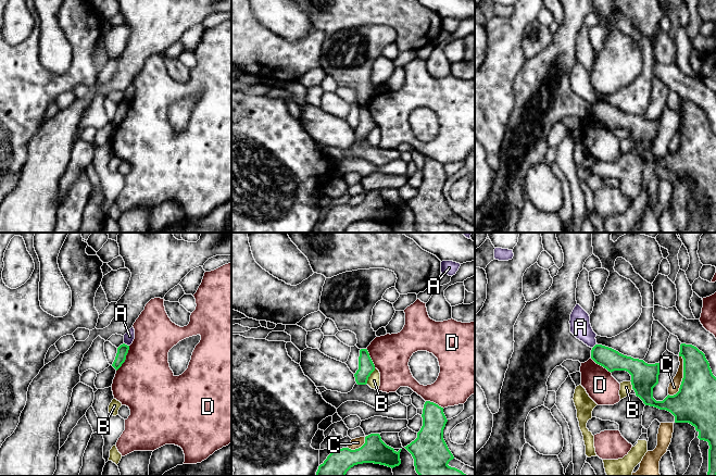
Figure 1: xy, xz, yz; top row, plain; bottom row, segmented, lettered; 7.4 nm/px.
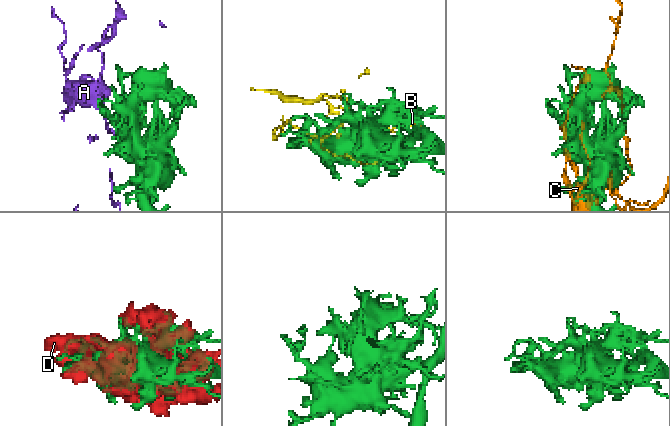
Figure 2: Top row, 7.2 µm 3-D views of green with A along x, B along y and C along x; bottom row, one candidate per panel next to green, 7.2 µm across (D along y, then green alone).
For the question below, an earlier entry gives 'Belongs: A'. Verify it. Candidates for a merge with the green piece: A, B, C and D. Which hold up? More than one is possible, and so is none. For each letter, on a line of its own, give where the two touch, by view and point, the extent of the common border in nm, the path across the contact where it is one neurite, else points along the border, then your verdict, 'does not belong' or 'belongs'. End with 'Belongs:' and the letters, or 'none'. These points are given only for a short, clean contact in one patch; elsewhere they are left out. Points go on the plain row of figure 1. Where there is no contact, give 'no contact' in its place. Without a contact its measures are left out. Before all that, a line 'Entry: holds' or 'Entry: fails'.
Entry: fails
A: meets green in xy at (126, 101); contact 50 nm long; border along xy (124, 99), (128, 102); does not belong
B: meets green in xz at (369, 132); contact 130 nm long; does not belong
C: meets green in yz at (683, 134); contact 320 nm long; does not belong
D: meets green in xy at (125, 115); contact 220 nm long; does not belong
Belongs: none

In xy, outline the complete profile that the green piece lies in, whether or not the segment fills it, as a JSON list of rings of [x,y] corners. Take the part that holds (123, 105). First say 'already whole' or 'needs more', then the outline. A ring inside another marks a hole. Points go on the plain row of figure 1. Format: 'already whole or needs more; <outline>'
already whole; [[[123,100],[121,101],[118,104],[117,104],[117,110],[116,110],[116,113],[115,113],[115,116],[112,121],[112,123],[117,127],[122,121],[125,118],[126,116],[126,112],[128,110],[128,107],[129,107],[129,102]]]

